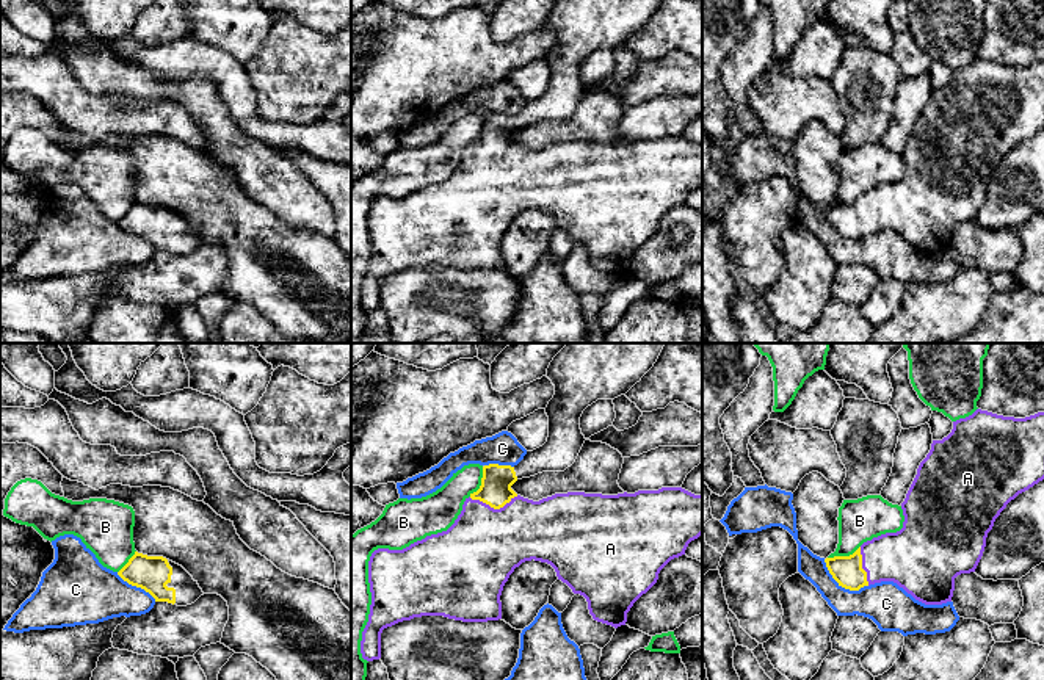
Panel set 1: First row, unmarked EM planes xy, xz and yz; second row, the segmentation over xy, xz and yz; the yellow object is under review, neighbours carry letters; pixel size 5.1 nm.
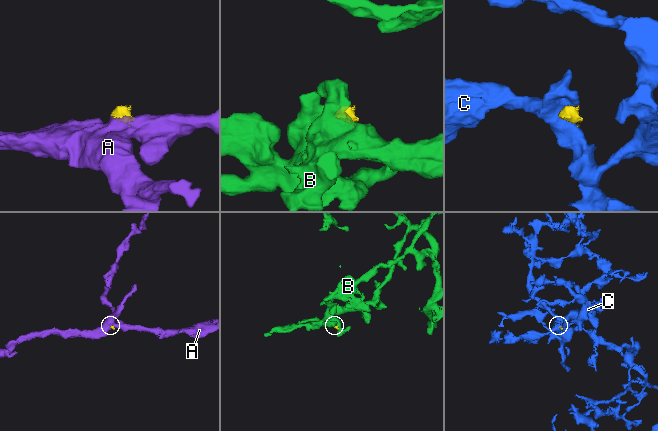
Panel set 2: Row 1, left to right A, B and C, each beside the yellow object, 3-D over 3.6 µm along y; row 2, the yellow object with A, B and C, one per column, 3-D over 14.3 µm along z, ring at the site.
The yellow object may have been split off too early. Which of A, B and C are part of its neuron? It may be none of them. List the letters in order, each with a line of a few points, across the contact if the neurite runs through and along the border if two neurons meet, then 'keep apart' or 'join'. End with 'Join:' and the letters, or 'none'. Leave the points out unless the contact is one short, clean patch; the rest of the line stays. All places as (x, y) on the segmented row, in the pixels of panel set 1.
A: xz (496, 491), (492, 506), (492, 531), (480, 550) | join
B: xz (483, 467), (480, 486), (469, 495) | keep apart
C: keep apart
Join: A

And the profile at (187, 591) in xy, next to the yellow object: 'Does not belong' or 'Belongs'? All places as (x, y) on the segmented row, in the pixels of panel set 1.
Belongs

